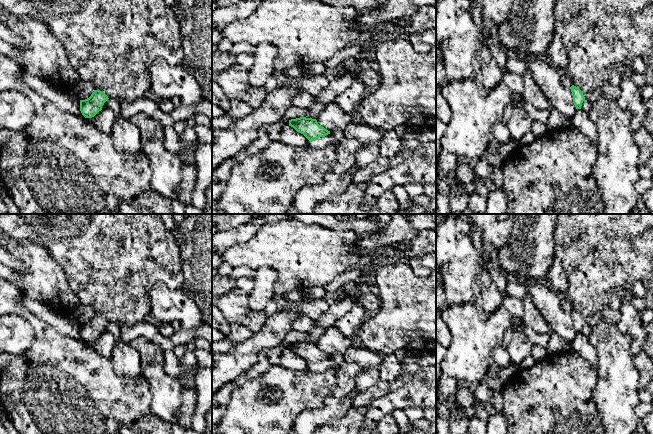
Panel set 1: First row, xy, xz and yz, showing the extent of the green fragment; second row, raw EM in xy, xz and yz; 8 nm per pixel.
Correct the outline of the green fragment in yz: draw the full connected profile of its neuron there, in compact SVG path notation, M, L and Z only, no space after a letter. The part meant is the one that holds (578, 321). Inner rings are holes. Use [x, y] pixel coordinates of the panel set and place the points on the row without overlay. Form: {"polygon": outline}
{"polygon": "M572 309L570 311L570 313L573 318L573 327L575 329L576 333L581 333L582 327L585 324L583 317L581 316L581 314L578 311L576 311L574 309Z"}

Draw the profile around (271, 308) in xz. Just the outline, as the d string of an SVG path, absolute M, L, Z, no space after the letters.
M271 301L264 309L265 315L270 317L278 311L278 306L276 301Z

